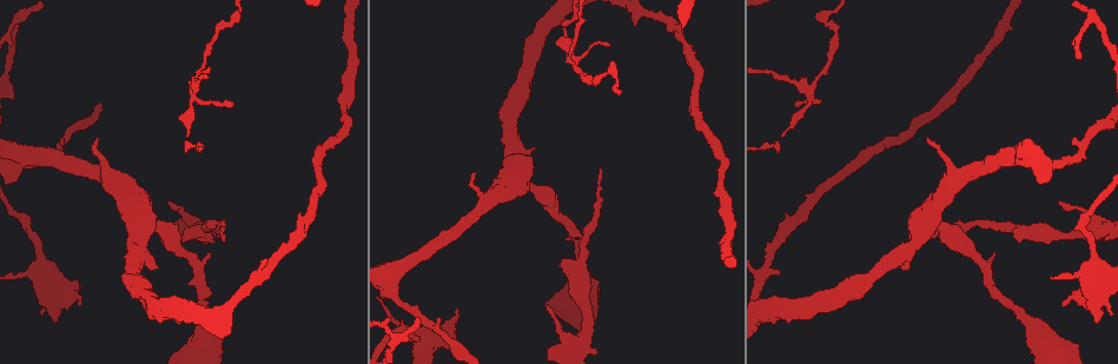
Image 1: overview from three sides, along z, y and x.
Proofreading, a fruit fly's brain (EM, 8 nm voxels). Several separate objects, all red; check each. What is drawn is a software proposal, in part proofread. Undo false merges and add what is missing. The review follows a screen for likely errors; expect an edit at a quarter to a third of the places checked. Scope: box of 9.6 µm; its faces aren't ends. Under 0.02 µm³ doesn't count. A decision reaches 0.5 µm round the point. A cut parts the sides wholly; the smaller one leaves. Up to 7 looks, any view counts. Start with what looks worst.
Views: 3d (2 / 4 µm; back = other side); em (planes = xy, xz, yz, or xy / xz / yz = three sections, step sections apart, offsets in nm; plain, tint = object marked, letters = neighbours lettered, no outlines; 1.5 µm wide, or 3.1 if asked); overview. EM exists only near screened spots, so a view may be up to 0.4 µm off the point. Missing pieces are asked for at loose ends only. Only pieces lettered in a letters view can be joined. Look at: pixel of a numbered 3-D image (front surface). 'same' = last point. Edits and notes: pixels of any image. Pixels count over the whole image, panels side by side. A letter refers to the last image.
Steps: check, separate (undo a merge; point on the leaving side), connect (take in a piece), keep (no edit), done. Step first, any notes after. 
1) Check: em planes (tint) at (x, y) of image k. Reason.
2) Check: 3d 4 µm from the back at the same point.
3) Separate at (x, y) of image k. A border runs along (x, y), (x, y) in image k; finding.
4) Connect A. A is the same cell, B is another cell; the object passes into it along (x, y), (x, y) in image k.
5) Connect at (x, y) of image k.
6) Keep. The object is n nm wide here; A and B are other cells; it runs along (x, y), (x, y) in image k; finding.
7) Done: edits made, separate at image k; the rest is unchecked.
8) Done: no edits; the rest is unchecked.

Check: em planes (letters) at (96, 138) of image 1. An open end.

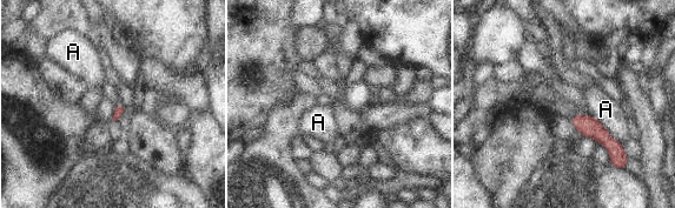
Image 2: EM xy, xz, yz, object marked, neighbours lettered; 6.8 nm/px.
Keep. A is another cell; it runs along (574, 120), (594, 128), (621, 151) in image 2; none of them fits.

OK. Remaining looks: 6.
Check: 3d 4 µm at (549, 307) of image 1. Branch stops here.

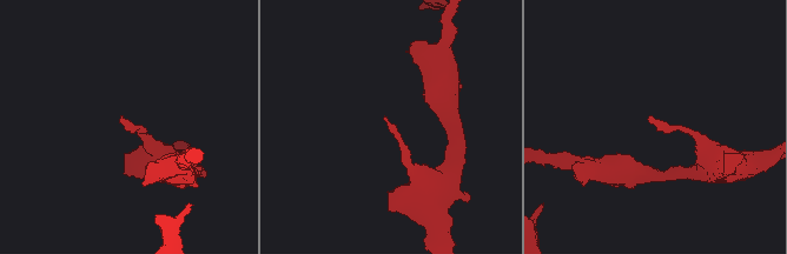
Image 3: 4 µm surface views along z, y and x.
Check: em xy step 4 (letters) at (123, 117) of image 3. Now the EM.

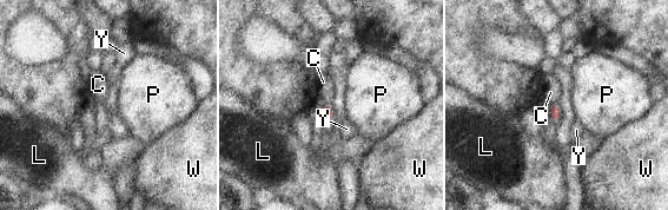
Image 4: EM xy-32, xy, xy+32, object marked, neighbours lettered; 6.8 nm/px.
Check: em planes (letters) at the same point. Another direction.

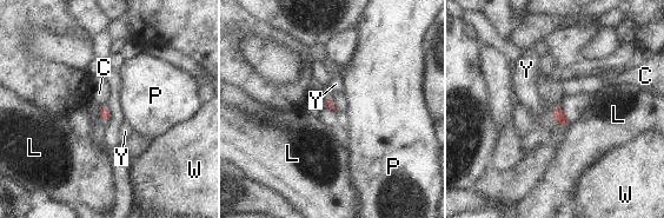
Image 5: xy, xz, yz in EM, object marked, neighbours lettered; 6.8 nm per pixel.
Keep. C, L, P, W and Y are other cells; a border runs along (104, 103), (99, 105) in image 5; none of them fits.

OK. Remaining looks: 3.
Check: em planes (tint) at (1060, 164) of image 1. Sudden change in width.

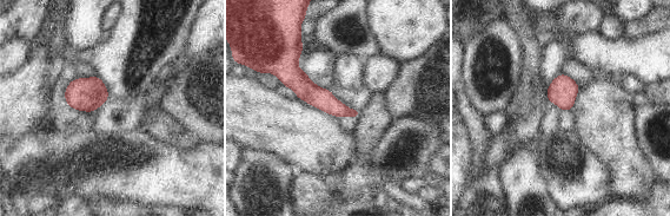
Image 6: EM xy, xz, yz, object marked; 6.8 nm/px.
Check: em planes (letters) at the same point. See the neighbours.

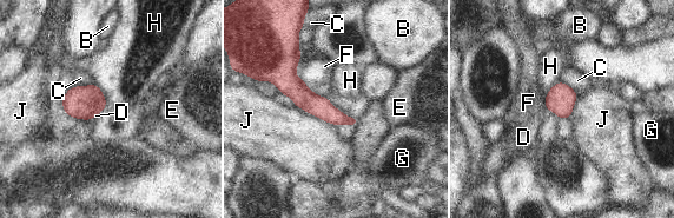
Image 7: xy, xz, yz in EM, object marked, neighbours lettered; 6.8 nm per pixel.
Keep. B, C, D, E, F, G, H and J are other cells; one neuron here.

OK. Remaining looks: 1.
Done: no edits; the rest is unchecked.

